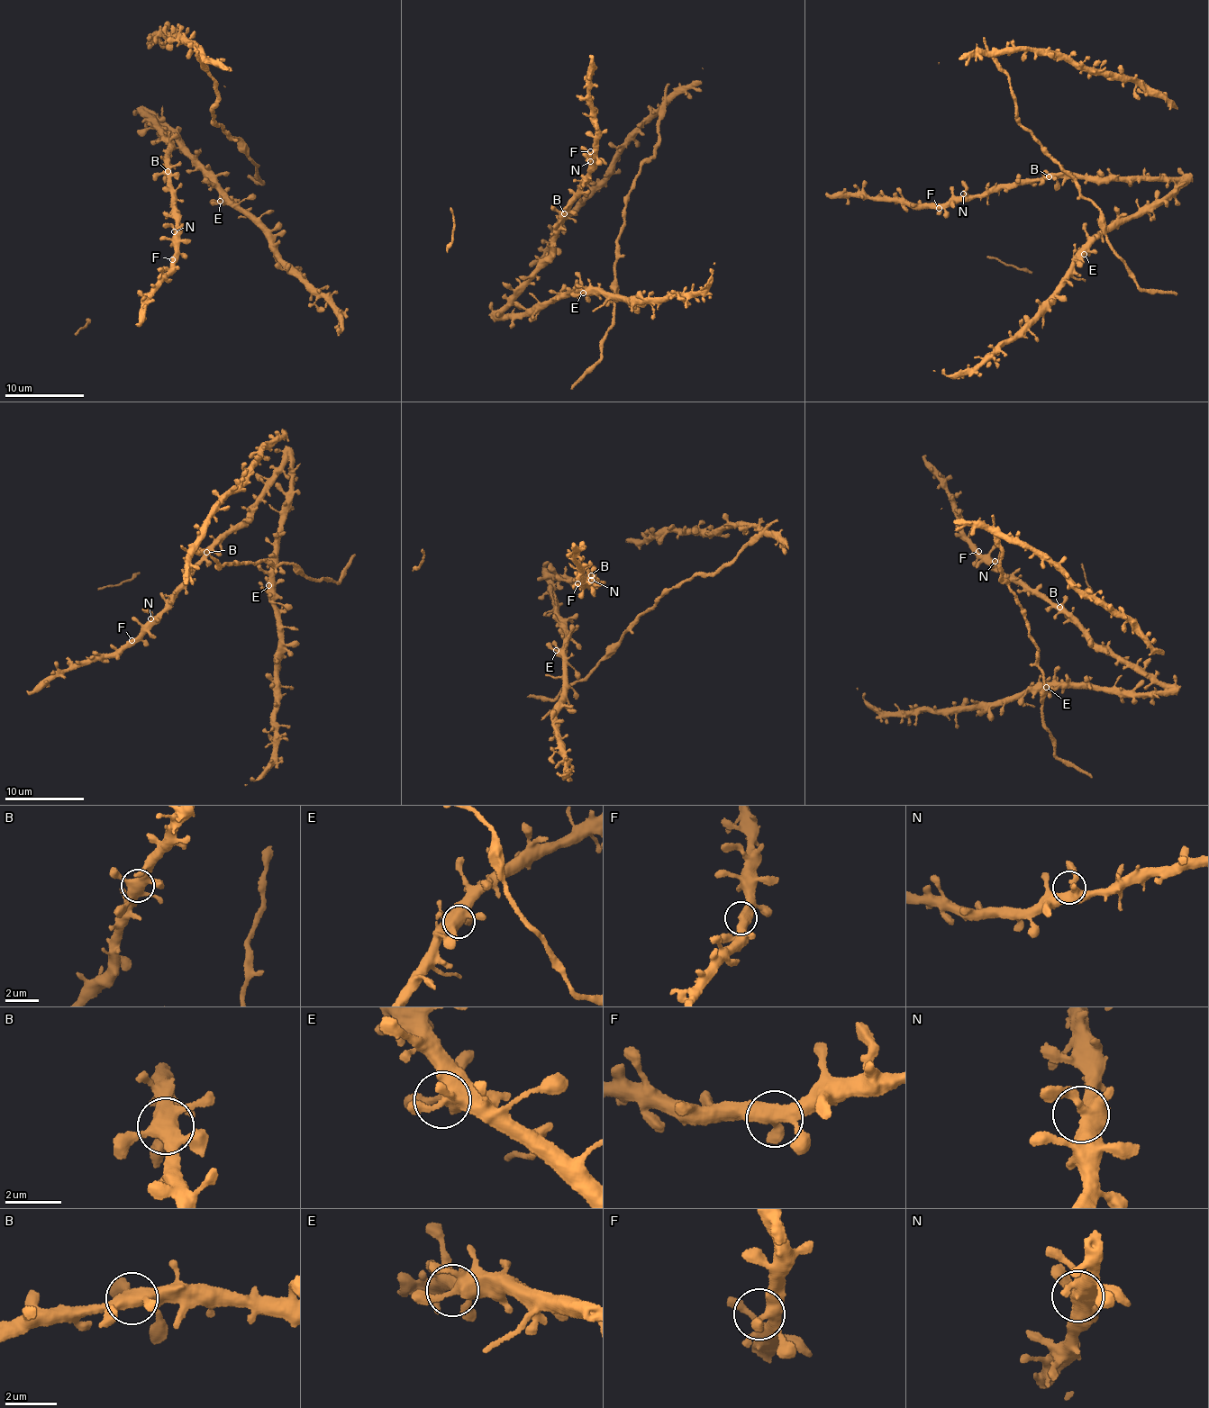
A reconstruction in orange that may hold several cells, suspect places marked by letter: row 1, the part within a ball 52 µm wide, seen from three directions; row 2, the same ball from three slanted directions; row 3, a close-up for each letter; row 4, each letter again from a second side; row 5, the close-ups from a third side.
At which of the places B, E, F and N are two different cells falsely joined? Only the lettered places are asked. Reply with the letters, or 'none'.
none

